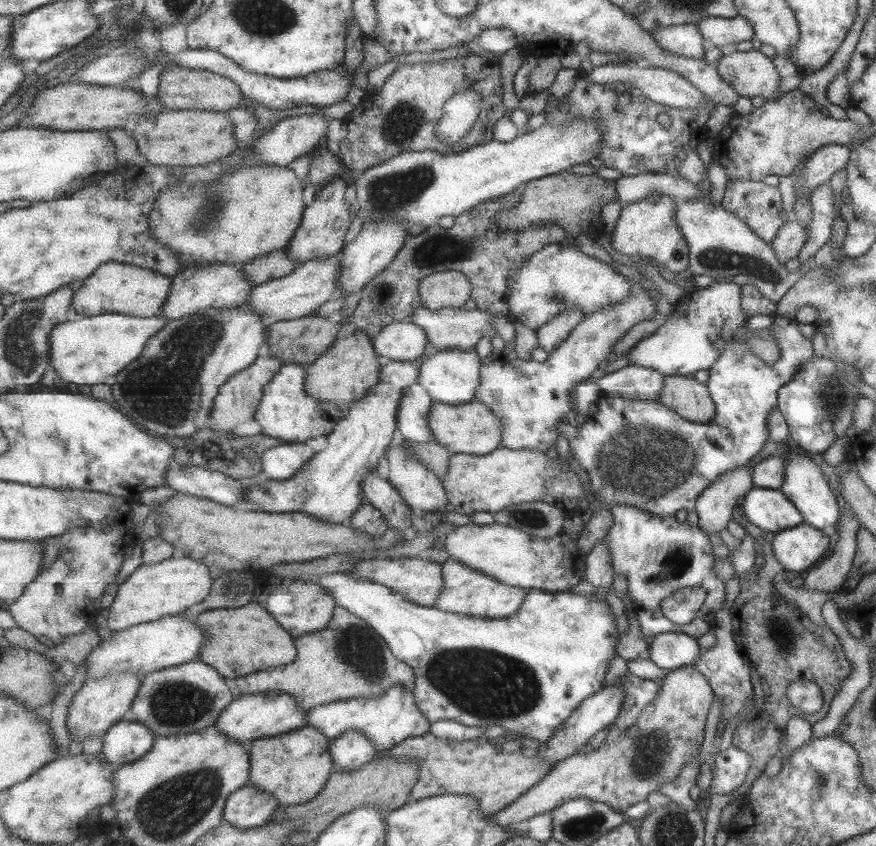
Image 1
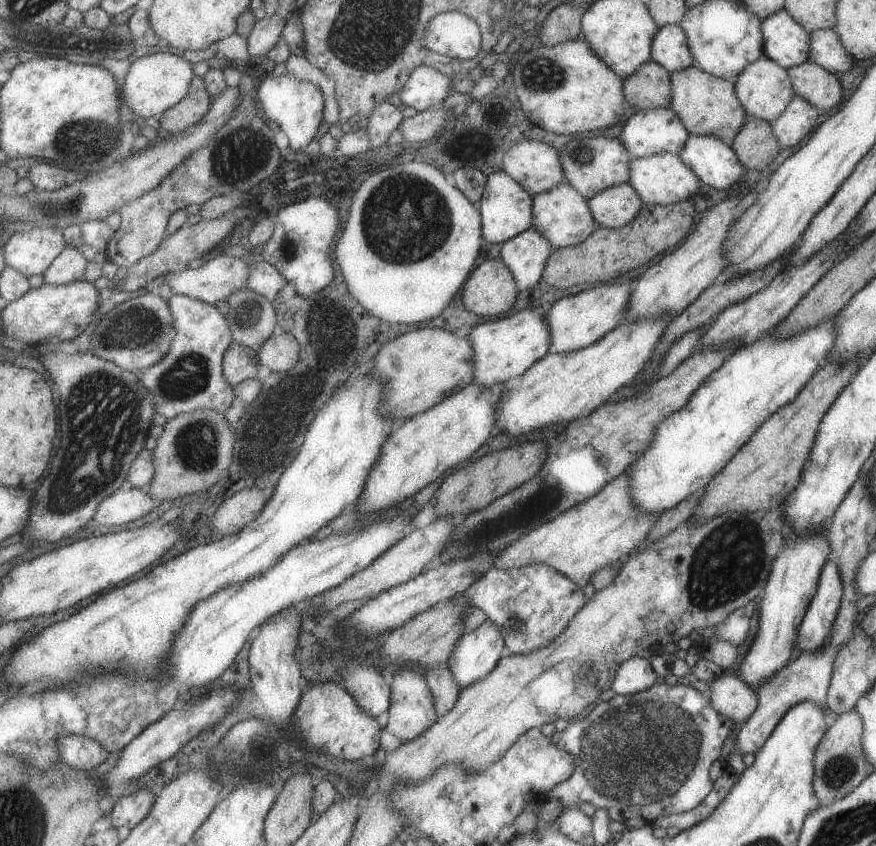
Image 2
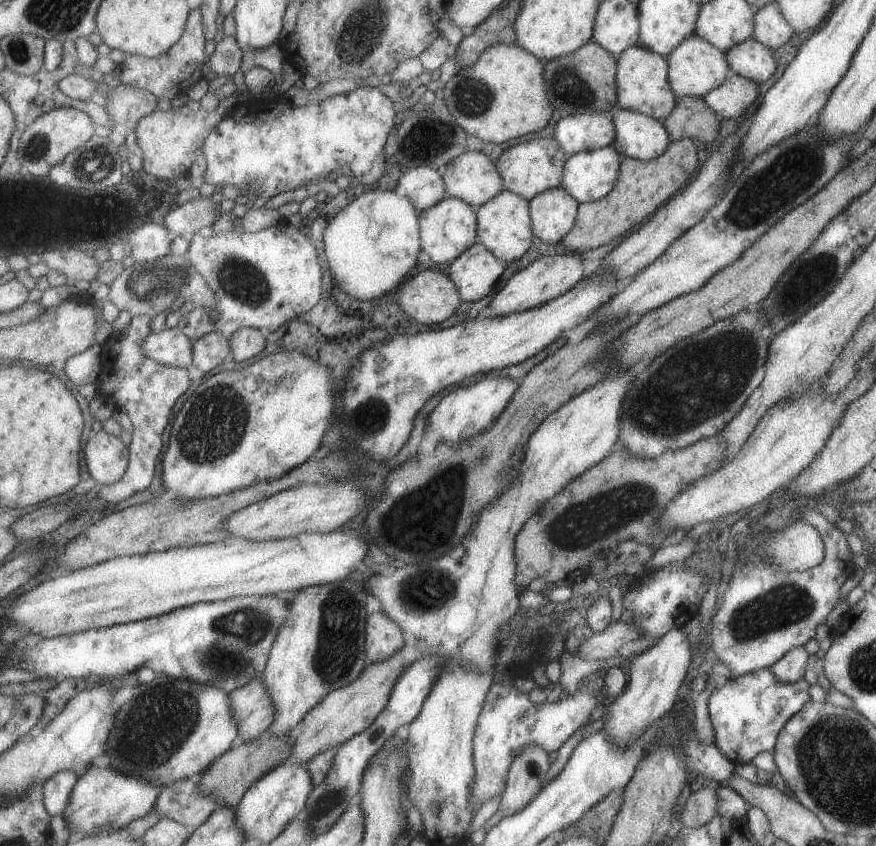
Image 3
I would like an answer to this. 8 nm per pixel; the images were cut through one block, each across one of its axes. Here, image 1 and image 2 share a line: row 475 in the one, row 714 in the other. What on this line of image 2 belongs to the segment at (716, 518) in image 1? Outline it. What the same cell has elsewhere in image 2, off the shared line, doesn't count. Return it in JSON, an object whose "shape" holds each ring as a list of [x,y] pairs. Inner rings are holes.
{"shape":[[[735,674],[720,675],[709,683],[709,704],[733,722],[745,722],[755,710],[756,692]]]}

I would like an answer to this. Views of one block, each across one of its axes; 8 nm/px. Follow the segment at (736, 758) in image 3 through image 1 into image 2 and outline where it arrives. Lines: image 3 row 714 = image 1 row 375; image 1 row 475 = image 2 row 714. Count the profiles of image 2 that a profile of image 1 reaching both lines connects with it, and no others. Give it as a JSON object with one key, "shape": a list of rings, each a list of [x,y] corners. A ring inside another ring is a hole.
{"shape":[[[679,682],[673,686],[655,683],[637,694],[614,695],[606,702],[594,704],[582,720],[552,734],[561,750],[573,754],[575,770],[573,776],[555,786],[547,798],[556,798],[563,810],[578,807],[581,802],[591,802],[595,809],[606,809],[609,818],[619,822],[639,816],[641,820],[652,823],[659,816],[687,812],[711,790],[709,766],[721,759],[733,723],[711,708],[708,697]]]}

